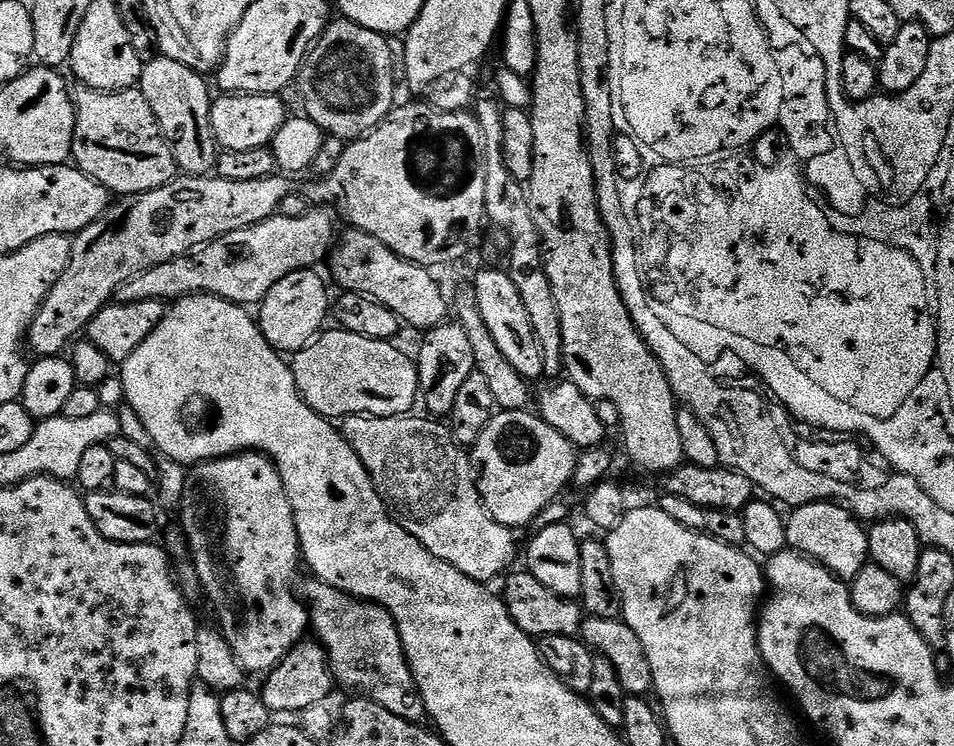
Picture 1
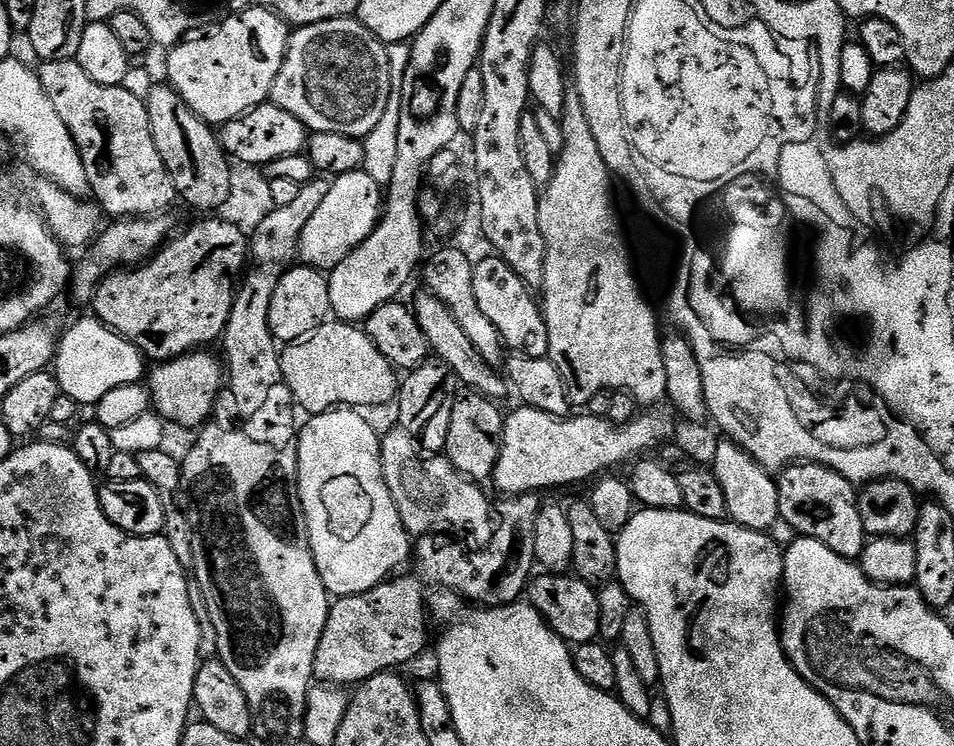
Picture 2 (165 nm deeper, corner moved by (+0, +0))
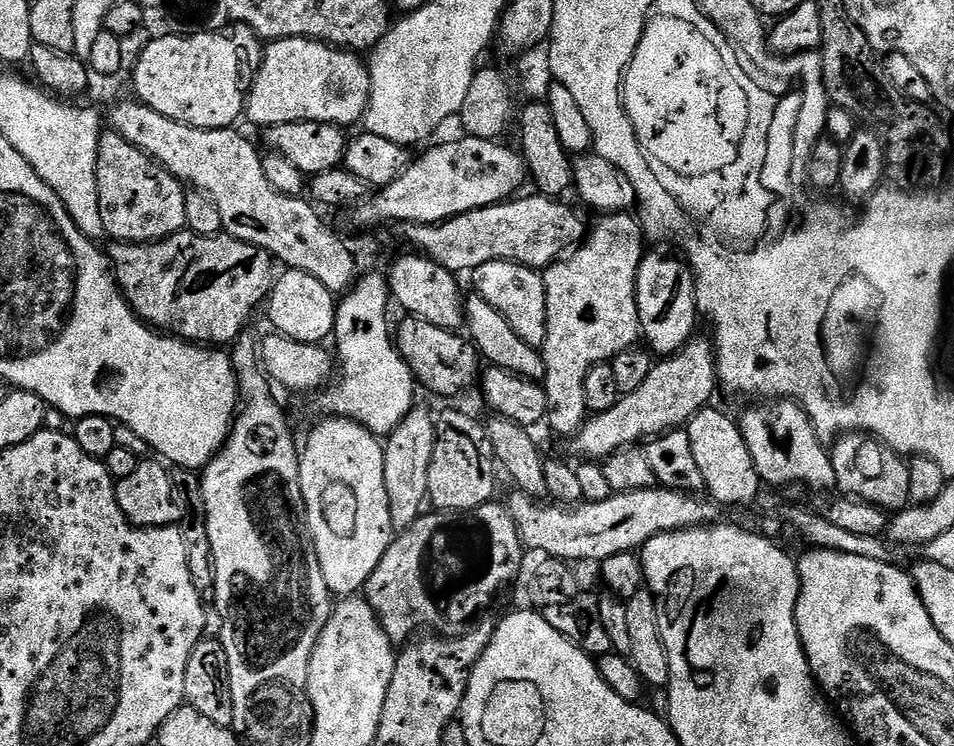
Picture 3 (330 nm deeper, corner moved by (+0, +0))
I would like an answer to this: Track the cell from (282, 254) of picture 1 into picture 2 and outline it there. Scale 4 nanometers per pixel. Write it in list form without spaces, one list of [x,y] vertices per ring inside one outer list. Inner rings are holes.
[[[363,170],[347,172],[335,177],[329,186],[329,194],[322,206],[311,215],[302,230],[299,243],[298,260],[301,265],[317,268],[319,272],[331,273],[350,253],[370,234],[382,219],[382,185],[374,182],[370,174]]]

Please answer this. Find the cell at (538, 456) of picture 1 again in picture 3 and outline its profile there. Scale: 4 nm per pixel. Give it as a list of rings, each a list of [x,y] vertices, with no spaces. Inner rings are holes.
[[[694,338],[675,356],[665,356],[653,363],[650,374],[646,374],[646,382],[642,382],[634,394],[621,396],[617,404],[610,406],[610,410],[597,412],[585,419],[574,437],[576,448],[584,458],[600,462],[623,448],[683,429],[694,414],[713,403],[712,395],[718,389],[716,349],[711,339],[700,339]]]

